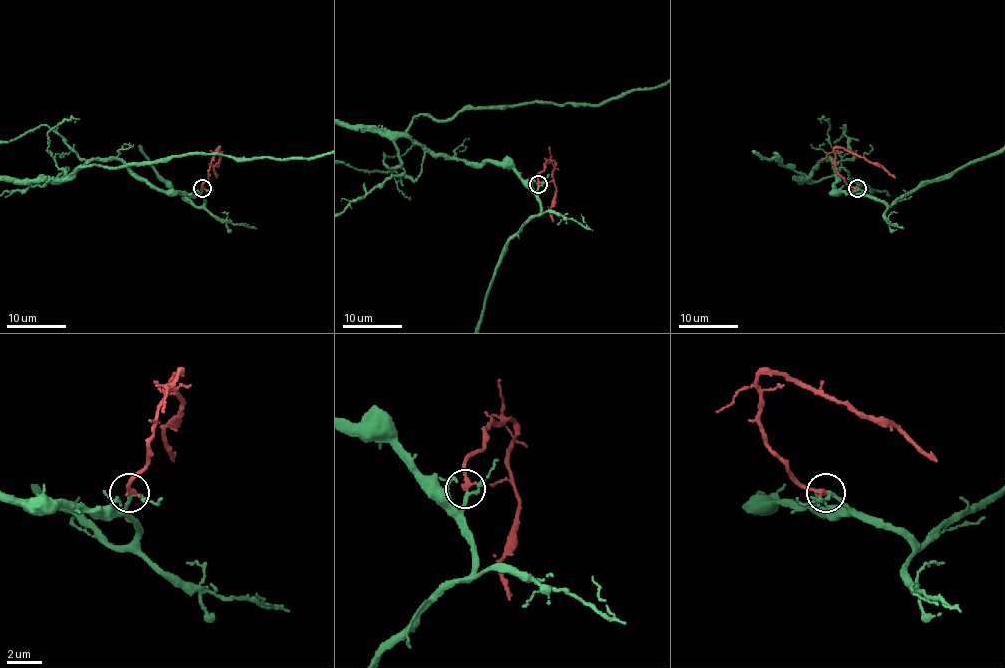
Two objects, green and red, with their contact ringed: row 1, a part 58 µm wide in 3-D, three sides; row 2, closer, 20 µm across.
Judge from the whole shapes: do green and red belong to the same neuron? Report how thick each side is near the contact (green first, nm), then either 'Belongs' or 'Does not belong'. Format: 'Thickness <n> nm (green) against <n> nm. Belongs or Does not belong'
Thickness 180 nm (green) against 280 nm. Belongs

